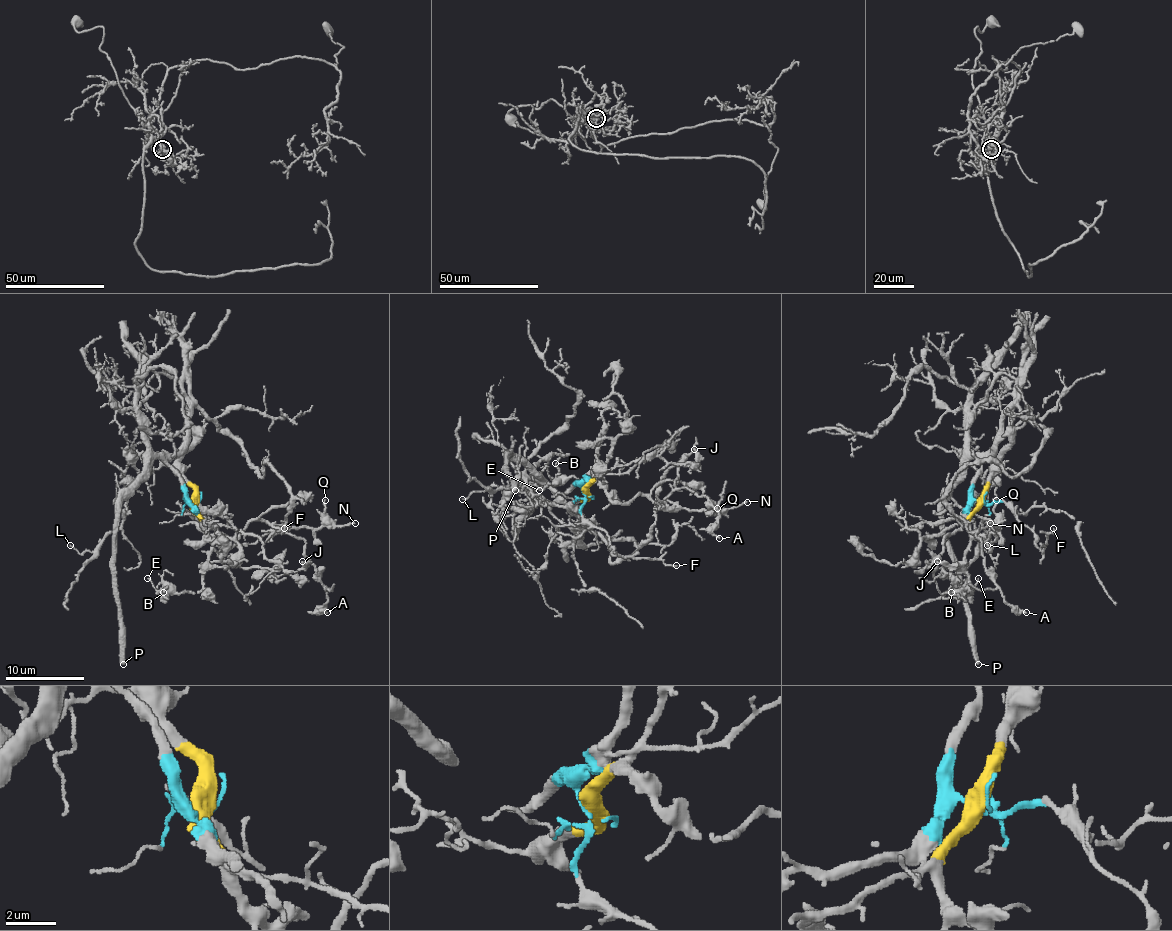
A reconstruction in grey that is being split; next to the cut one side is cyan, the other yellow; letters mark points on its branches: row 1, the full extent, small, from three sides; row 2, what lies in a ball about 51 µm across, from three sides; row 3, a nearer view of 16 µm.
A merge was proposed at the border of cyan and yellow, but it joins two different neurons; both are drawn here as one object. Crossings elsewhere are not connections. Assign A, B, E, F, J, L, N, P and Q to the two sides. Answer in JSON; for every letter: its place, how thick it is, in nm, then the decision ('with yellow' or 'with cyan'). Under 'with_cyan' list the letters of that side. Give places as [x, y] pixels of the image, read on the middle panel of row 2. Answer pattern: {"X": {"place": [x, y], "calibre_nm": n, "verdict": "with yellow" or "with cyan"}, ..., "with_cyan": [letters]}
{"A": {"place": [719, 538], "calibre_nm": 140, "verdict": "with yellow"}, "B": {"place": [555, 463], "calibre_nm": 120, "verdict": "with yellow"}, "E": {"place": [539, 490], "calibre_nm": 120, "verdict": "with yellow"}, "F": {"place": [676, 565], "calibre_nm": 140, "verdict": "with cyan"}, "J": {"place": [694, 449], "calibre_nm": 200, "verdict": "with yellow"}, "L": {"place": [462, 499], "calibre_nm": 100, "verdict": "with cyan"}, "N": {"place": [747, 502], "calibre_nm": 130, "verdict": "with yellow"}, "P": {"place": [515, 490], "calibre_nm": 400, "verdict": "with cyan"}, "Q": {"place": [717, 508], "calibre_nm": 100, "verdict": "with yellow"}, "with_cyan": ["F", "L", "P"]}

